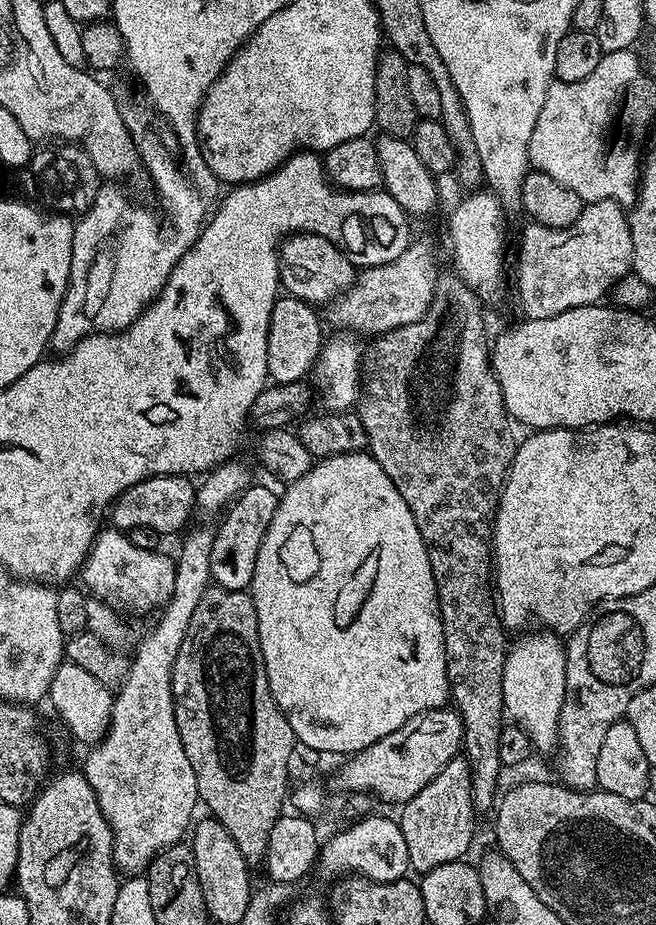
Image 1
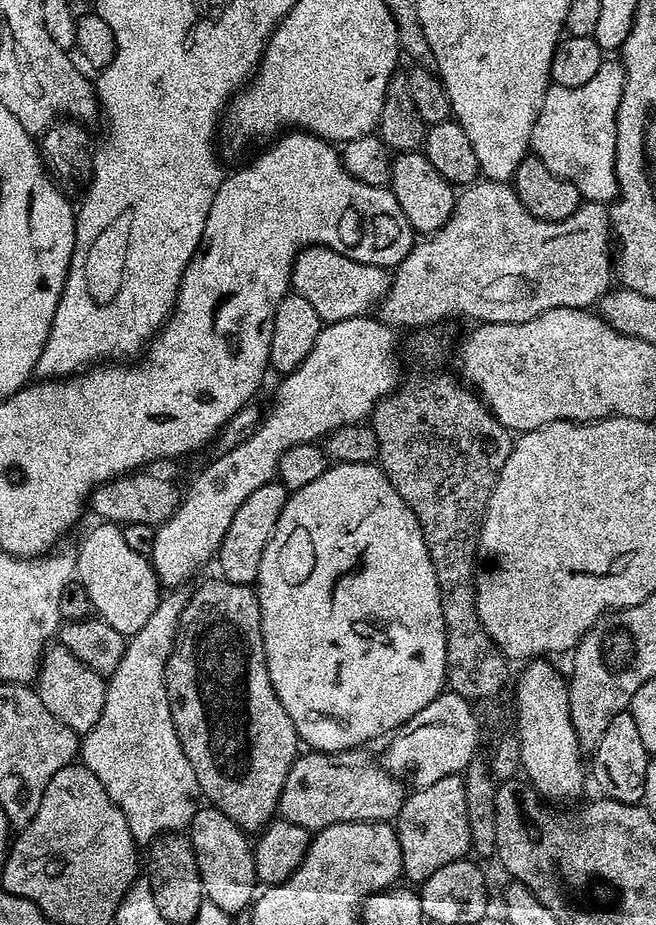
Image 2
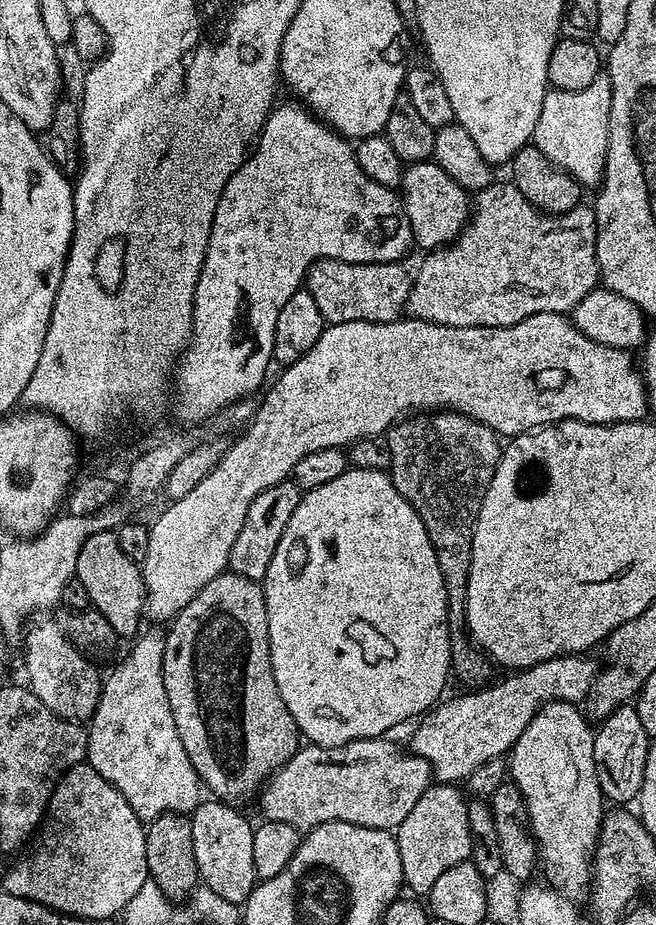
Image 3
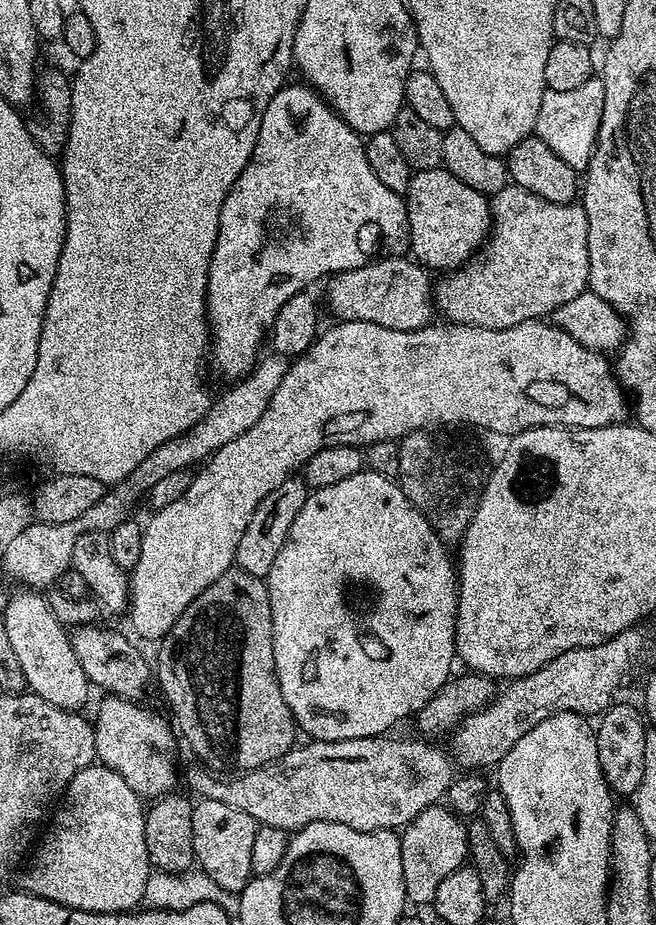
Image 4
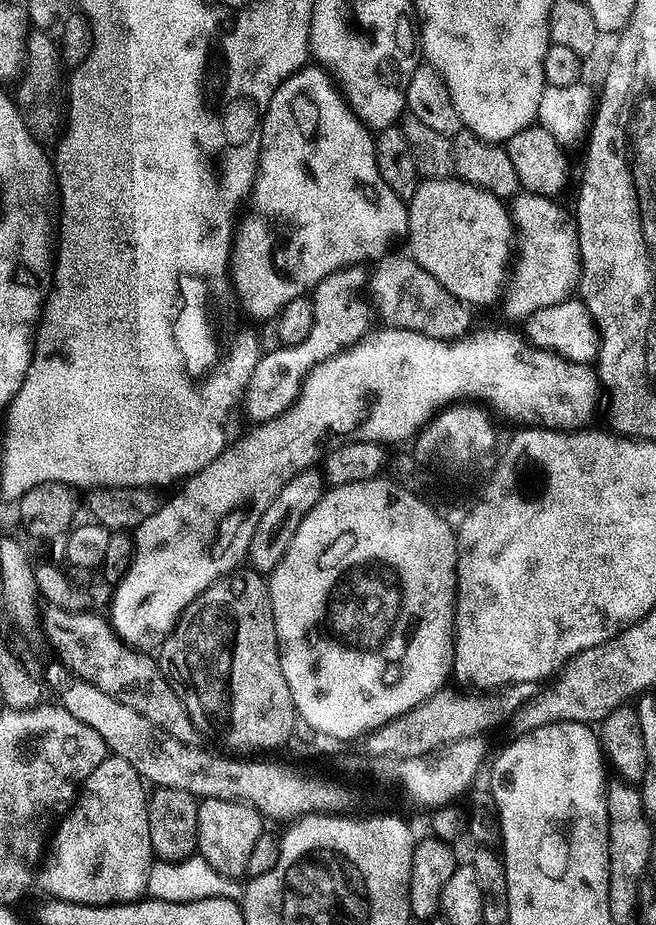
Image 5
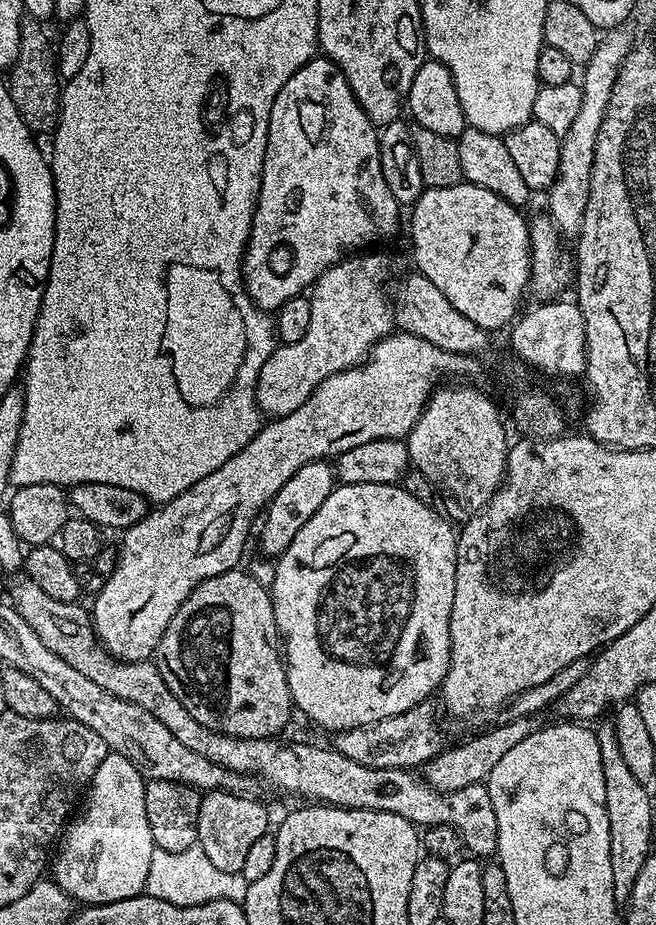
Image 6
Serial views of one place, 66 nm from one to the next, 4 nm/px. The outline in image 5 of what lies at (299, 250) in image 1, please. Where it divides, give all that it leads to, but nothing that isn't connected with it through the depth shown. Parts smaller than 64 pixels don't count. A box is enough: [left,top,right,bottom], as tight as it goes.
[366,254,473,340]

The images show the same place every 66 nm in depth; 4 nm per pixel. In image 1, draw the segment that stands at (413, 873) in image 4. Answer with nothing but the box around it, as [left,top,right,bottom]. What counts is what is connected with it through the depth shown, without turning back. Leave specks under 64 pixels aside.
[398,758,478,874]

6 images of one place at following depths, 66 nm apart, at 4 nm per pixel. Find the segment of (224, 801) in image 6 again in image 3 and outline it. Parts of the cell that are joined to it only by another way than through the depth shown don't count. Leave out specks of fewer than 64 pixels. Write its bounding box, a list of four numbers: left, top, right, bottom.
[190,799,258,906]

